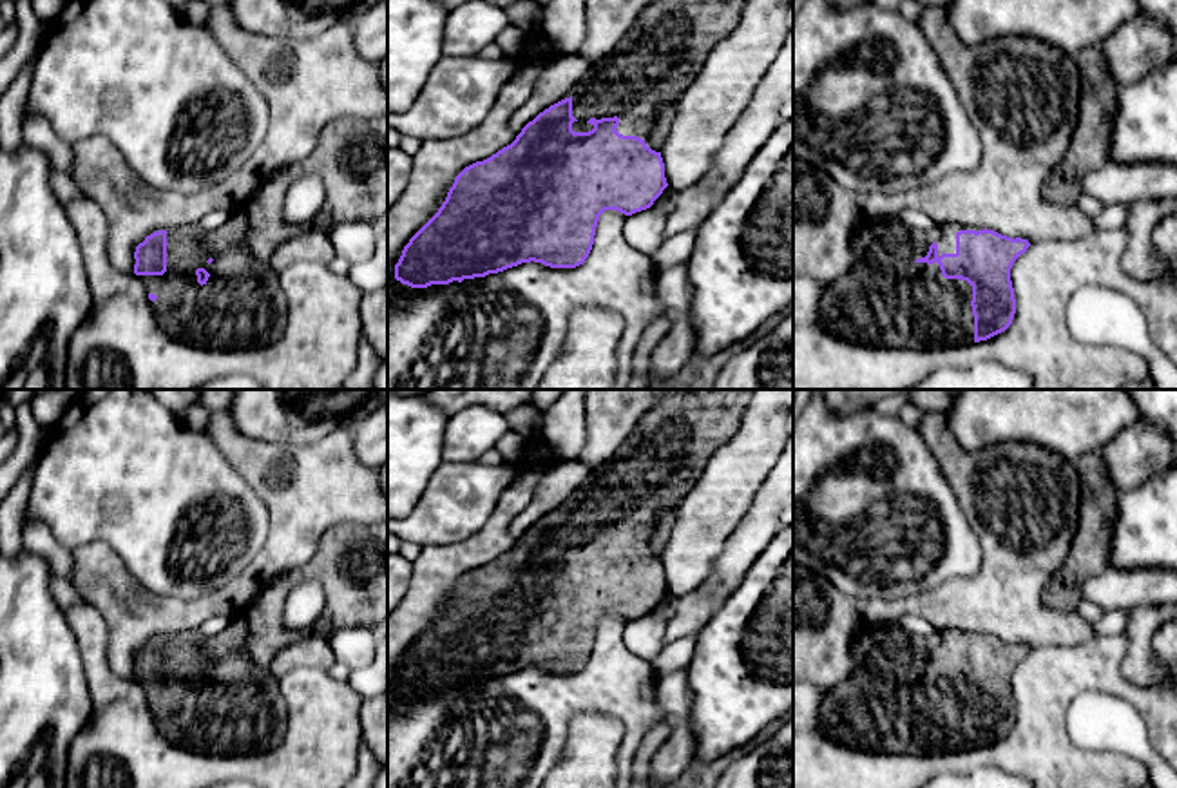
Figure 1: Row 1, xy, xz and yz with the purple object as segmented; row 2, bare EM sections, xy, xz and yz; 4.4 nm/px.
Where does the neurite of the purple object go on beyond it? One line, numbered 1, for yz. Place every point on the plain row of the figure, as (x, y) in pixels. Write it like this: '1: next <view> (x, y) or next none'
1: next yz (886, 705)

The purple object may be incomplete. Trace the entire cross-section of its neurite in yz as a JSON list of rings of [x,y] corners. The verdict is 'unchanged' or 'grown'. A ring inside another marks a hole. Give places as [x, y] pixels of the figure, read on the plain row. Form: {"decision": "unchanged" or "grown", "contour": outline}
{"decision": "grown", "contour": [[[864,627],[851,643],[853,674],[826,687],[822,730],[838,745],[869,754],[945,754],[987,746],[1016,719],[1010,674],[1030,649],[994,636],[956,638],[956,658],[942,659],[934,641],[904,629]]]}

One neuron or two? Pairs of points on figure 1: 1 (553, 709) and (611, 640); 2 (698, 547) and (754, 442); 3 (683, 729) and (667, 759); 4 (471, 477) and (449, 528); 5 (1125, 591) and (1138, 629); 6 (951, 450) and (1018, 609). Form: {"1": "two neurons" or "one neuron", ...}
{"1": "one neuron", "2": "one neuron", "3": "one neuron", "4": "one neuron", "5": "two neurons", "6": "one neuron"}

